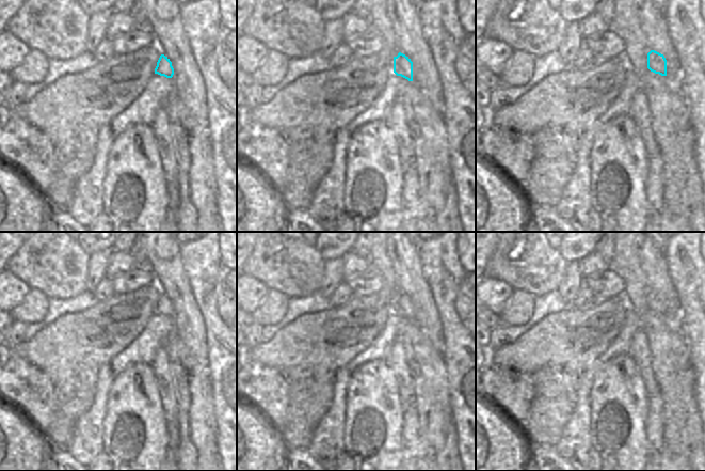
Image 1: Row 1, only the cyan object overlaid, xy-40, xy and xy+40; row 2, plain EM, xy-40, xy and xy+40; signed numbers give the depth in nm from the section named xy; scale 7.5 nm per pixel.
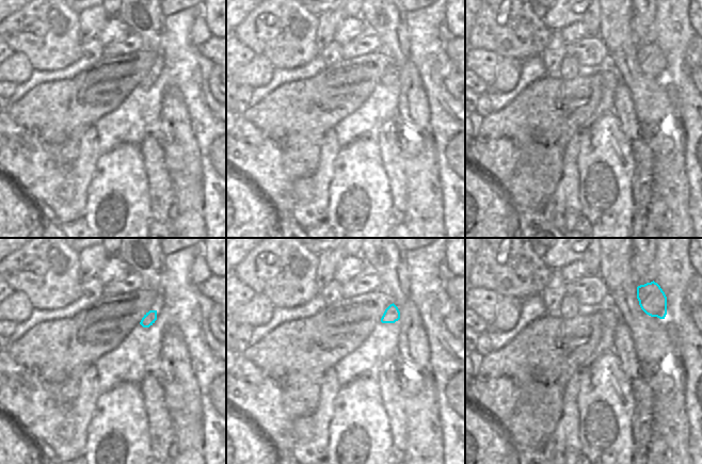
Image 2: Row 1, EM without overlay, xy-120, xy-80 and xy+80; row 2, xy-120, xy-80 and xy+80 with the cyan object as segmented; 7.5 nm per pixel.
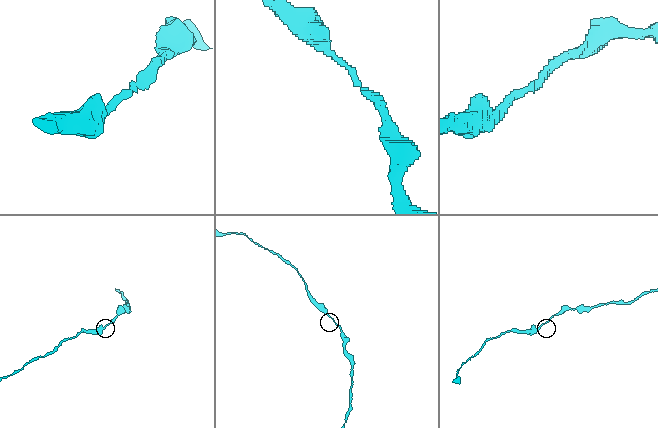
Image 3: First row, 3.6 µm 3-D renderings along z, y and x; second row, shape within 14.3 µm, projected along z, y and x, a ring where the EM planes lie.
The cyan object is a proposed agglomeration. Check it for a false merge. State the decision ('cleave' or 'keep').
keep

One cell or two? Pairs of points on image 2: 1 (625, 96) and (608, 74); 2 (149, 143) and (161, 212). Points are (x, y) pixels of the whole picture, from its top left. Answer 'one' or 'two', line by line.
1: two
2: one

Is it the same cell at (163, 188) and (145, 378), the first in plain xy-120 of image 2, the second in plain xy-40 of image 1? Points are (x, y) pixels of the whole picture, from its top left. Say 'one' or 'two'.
two

